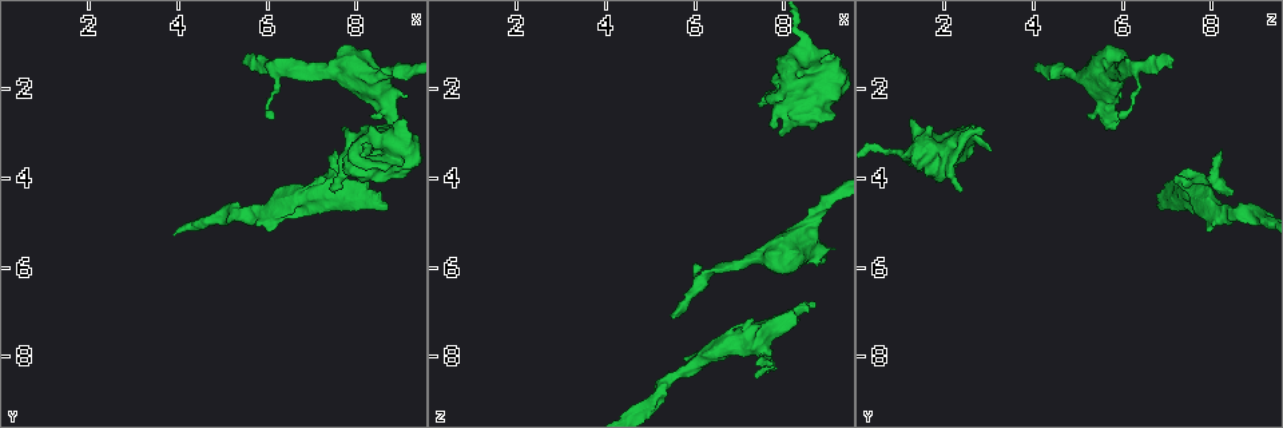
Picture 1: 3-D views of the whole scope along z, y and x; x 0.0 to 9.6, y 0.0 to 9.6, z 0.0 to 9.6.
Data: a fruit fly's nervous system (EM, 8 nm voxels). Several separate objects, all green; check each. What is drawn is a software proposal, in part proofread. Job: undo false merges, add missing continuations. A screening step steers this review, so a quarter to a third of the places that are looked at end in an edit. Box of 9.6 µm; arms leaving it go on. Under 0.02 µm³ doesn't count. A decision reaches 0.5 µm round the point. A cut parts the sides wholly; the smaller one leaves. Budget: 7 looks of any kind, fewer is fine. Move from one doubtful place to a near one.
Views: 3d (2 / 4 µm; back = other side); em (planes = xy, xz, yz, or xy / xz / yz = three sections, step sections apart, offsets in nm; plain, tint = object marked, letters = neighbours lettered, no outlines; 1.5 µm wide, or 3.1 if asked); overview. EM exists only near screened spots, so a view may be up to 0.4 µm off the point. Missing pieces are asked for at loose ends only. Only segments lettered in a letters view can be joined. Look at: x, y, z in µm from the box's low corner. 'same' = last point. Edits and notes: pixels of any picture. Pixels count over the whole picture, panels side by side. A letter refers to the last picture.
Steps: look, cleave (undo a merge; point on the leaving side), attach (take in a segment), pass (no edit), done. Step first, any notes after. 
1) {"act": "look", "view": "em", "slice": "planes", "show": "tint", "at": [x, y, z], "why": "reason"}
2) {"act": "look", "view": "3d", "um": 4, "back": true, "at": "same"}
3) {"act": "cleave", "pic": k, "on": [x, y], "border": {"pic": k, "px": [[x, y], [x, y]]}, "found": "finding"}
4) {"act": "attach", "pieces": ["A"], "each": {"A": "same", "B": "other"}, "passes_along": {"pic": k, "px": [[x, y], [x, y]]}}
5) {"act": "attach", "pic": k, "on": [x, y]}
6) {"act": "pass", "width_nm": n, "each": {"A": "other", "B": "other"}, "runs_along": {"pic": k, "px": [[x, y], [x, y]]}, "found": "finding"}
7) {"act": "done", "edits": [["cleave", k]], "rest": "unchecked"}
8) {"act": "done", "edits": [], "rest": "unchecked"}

{"act": "look", "view": "em", "um": 3.1, "slice": "planes", "show": "letters", "at": [8.65, 4.60, 6.85], "why": "thick end"}

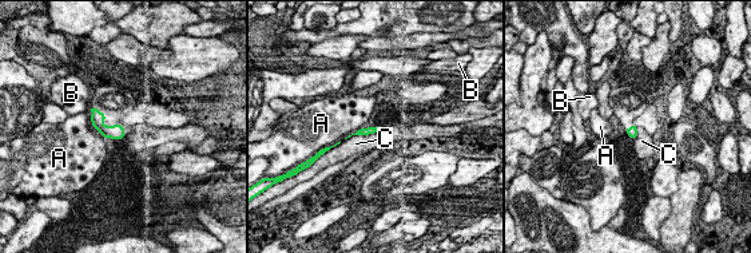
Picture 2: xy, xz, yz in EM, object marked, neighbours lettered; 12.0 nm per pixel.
{"act": "pass", "each": {"A": "other", "B": "other", "C": "other"}, "border": {"pic": 2, "px": [[380, 129], [345, 139]]}, "found": "no lettered segment goes on from it"}

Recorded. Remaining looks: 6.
{"act": "look", "view": "3d", "um": 2, "back": true, "at": [8.55, 1.60, 4.85], "why": "calibre changes"}

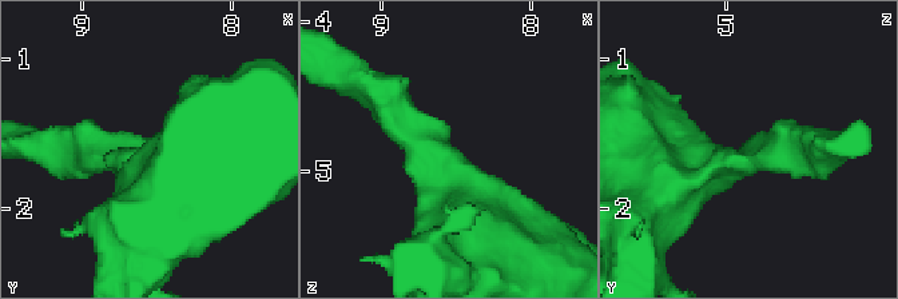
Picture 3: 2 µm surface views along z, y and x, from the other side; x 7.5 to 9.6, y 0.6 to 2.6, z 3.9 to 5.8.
{"act": "look", "view": "em", "slice": "planes", "show": "plain", "at": [8.62, 1.64, 4.88], "arm_widths_nm": [240, 600], "why": "shape alone is not enough"}

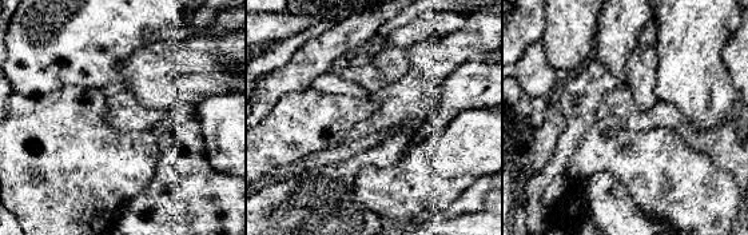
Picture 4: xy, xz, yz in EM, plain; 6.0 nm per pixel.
{"act": "look", "view": "em", "slice": "planes", "show": "letters", "at": "same", "why": "see the neighbours"}

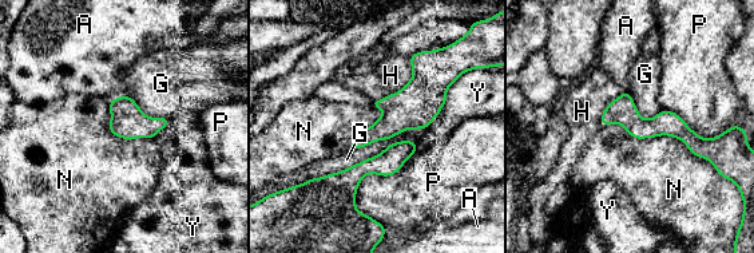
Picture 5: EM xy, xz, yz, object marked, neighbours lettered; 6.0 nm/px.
{"act": "pass", "each": {"A": "other", "G": "other", "H": "other", "N": "other", "P": "other", "Y": "other"}, "border": {"pic": 5, "px": [[416, 143], [296, 185]]}, "found": "one neuron here"}

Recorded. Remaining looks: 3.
{"act": "look", "view": "3d", "um": 4, "at": [9.10, 2.75, 1.30], "why": "stops while still wide"}

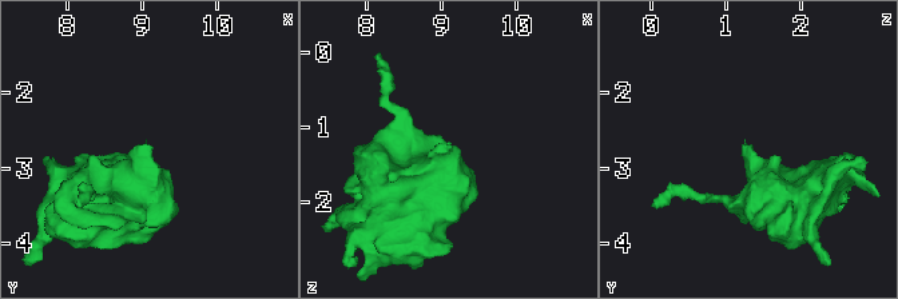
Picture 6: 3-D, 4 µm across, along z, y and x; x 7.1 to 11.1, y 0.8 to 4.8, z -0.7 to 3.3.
{"act": "look", "view": "em", "slice": "yz", "step": 8, "show": "letters", "at": [9.15, 2.75, 1.25]}

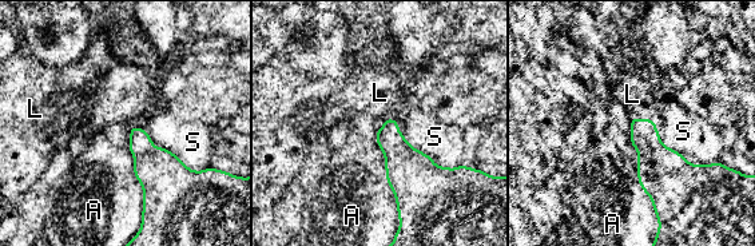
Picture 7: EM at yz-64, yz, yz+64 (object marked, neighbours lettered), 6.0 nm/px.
{"act": "look", "view": "em", "slice": "xz", "step": 8, "show": "letters", "at": "same", "why": "another direction"}

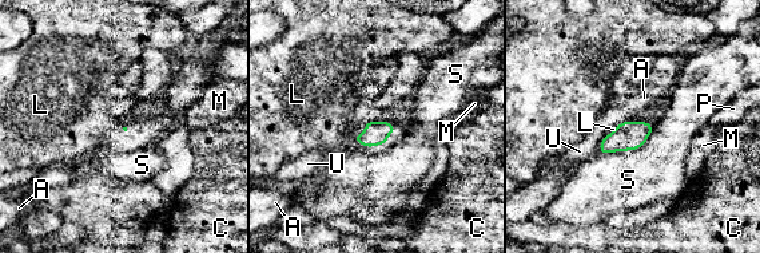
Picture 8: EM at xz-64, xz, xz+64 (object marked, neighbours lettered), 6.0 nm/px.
{"act": "attach", "pieces": ["L"], "each": {"A": "other", "C": "other", "L": "same", "M": "other", "P": "other", "S": "other", "U": "other"}, "found": "the neuron continues"}

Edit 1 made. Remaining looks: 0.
{"act": "done", "edits": [["attach", 8]], "rest": "unchecked"}

